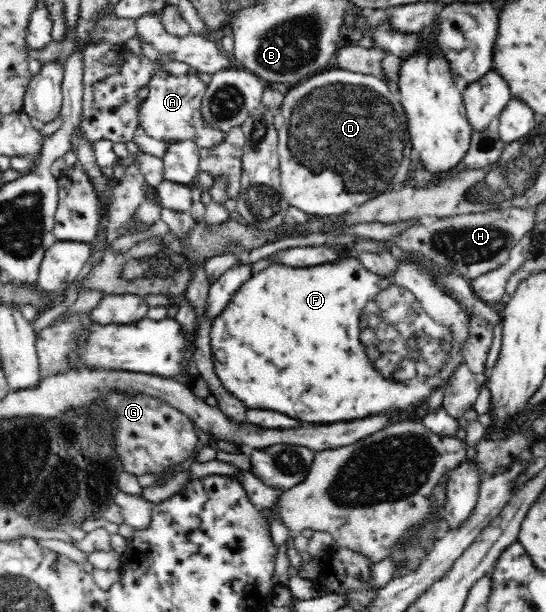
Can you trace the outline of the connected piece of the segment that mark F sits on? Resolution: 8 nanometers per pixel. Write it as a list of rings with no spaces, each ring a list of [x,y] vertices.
[[[340,257],[336,261],[312,266],[270,264],[265,269],[250,276],[236,290],[232,301],[212,323],[209,343],[215,372],[228,392],[236,395],[247,409],[272,409],[272,411],[280,411],[284,415],[290,415],[290,417],[300,419],[300,421],[310,421],[310,423],[336,423],[336,419],[338,421],[364,419],[368,415],[378,415],[378,413],[408,415],[408,413],[416,411],[422,403],[427,402],[428,397],[436,389],[445,388],[450,383],[450,377],[464,361],[468,339],[470,339],[470,312],[452,294],[448,294],[446,288],[438,282],[436,277],[440,274],[440,270],[435,267],[428,268],[426,264],[426,261],[420,263],[416,259],[404,257],[398,261],[393,272],[384,275],[378,275],[372,270],[366,269],[356,257]]]

